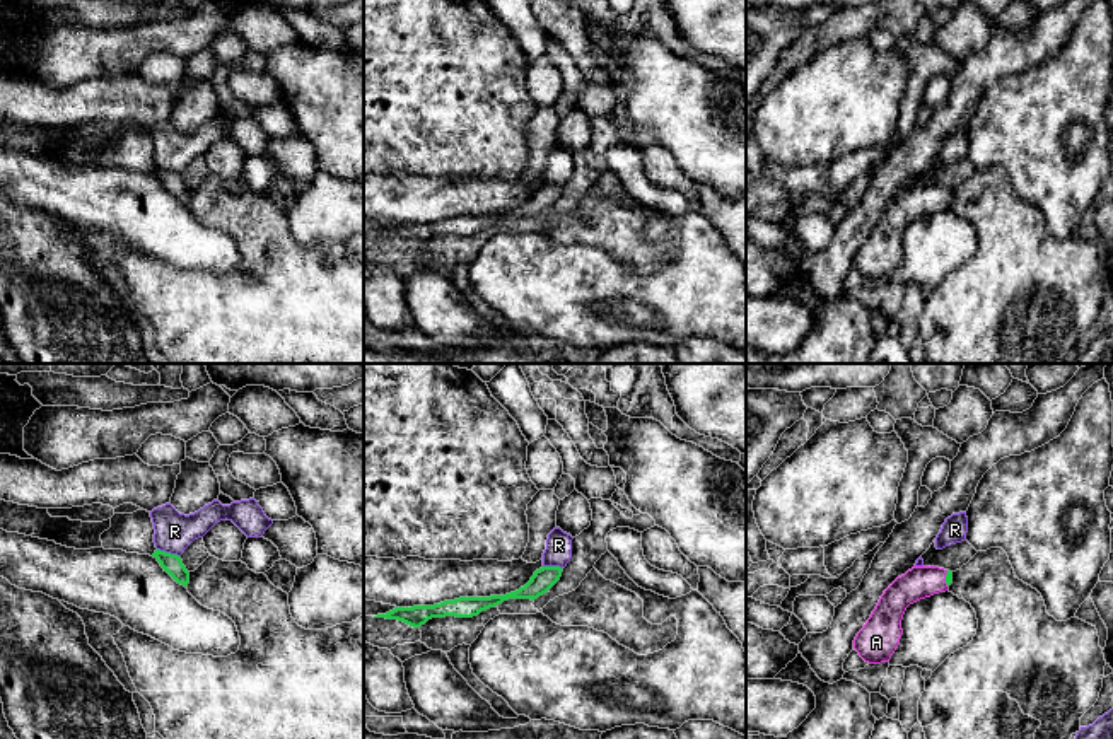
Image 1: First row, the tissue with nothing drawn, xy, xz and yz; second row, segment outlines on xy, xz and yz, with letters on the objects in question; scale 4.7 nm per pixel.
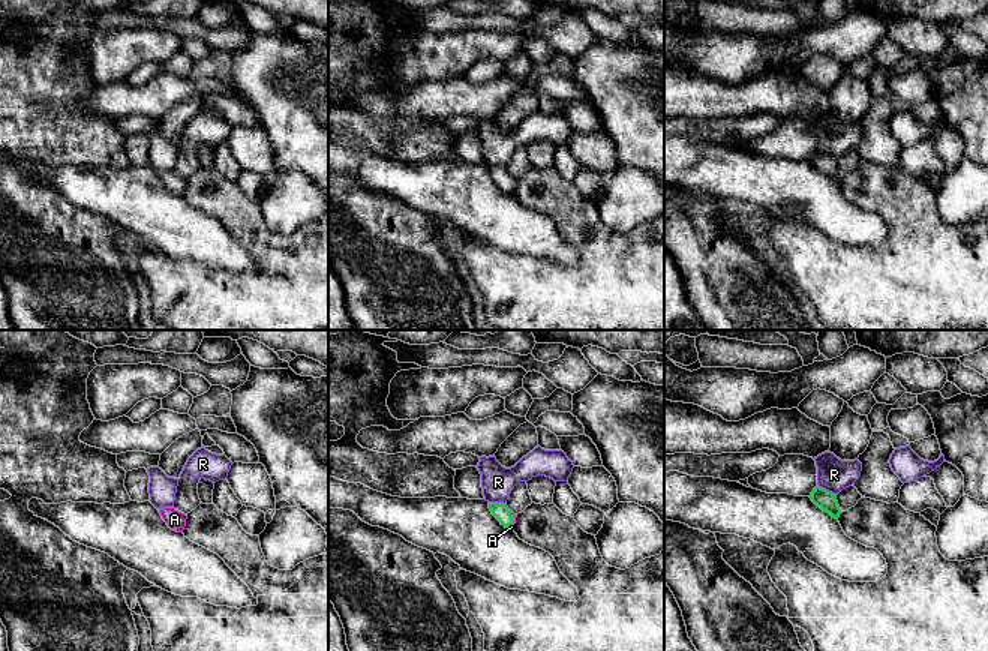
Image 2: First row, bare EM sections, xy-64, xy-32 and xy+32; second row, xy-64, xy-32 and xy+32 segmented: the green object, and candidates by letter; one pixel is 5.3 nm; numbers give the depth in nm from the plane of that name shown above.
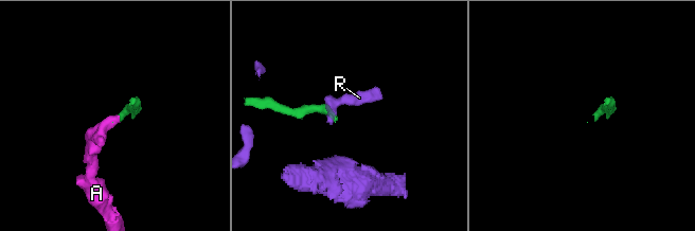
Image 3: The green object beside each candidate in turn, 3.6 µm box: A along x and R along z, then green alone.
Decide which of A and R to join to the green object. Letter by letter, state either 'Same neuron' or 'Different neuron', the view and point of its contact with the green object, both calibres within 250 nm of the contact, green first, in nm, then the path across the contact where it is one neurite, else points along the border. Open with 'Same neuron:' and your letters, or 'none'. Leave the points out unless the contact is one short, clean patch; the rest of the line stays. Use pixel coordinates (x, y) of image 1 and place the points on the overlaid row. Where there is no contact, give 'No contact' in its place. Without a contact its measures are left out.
Same neuron: A
A: Same neuron. Touches green at yz (946, 579). Thickness 30 nm (green) against 150 nm
R: Different neuron. Touches green at xy (169, 553). Thickness 90 nm (green) against 180 nm. Boundary: xy (157, 548), (180, 557)

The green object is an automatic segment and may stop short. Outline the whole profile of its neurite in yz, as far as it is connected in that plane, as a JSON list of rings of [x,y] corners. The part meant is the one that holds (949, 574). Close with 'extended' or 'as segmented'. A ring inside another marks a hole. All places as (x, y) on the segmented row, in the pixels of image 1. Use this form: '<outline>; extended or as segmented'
[[[913,567],[881,596],[876,609],[857,633],[854,649],[869,664],[889,662],[903,635],[906,608],[920,599],[949,591],[953,572],[939,567]]]; extended

